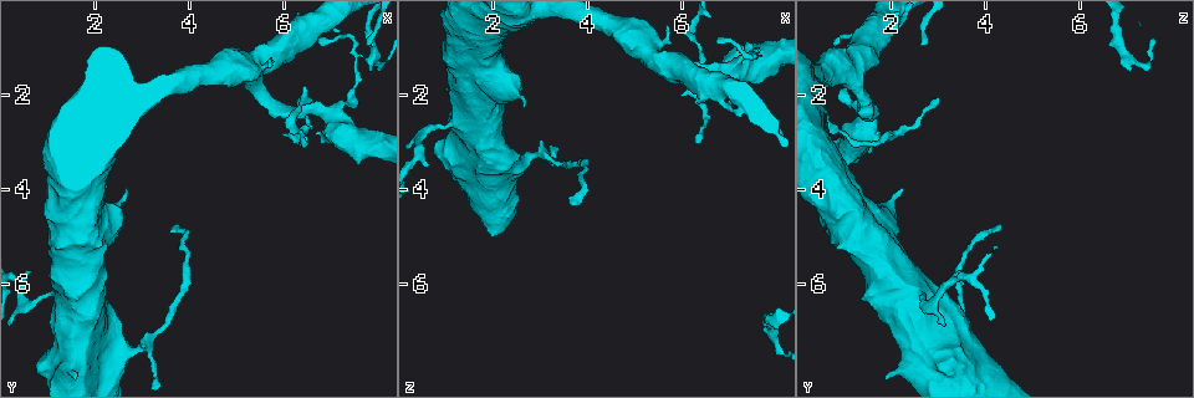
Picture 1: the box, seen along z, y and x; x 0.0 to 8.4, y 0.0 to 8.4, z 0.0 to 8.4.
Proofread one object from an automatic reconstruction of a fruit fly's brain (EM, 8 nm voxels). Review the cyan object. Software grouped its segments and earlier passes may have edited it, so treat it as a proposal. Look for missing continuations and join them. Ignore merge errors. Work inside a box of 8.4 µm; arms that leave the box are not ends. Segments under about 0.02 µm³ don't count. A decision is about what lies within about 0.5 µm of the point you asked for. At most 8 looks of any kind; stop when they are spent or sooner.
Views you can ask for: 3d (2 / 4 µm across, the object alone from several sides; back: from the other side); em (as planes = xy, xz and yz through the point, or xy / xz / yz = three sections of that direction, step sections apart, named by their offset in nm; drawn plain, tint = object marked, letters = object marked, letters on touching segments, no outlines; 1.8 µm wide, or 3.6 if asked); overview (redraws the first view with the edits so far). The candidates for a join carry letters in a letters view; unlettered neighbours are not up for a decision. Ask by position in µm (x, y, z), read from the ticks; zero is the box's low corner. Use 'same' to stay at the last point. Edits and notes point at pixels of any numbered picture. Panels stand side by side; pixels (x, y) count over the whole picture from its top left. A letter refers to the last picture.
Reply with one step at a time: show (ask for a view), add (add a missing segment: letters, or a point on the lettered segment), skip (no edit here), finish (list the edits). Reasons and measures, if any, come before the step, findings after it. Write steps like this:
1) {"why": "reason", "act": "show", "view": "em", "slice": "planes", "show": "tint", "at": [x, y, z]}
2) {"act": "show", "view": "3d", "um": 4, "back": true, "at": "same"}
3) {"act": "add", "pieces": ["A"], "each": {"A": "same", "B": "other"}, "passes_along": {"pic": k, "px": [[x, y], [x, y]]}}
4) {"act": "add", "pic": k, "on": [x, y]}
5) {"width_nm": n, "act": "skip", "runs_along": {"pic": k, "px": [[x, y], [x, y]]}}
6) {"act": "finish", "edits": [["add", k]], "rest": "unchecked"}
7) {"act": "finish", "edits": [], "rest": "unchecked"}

{"why": "stops while still wide", "act": "show", "view": "3d", "um": 4, "at": [2.60, 4.00, 2.25]}

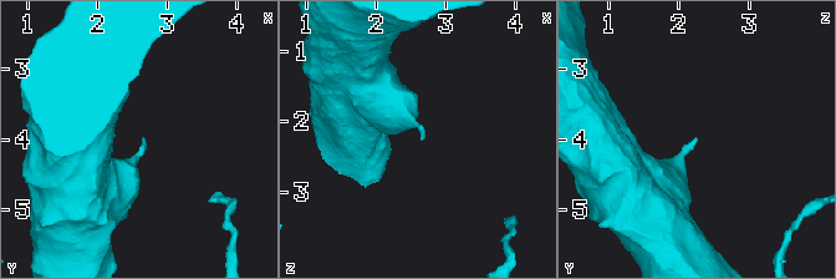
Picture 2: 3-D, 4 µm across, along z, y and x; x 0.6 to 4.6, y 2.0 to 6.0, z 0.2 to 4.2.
{"why": "now the EM", "act": "show", "view": "em", "slice": "xy", "step": 16, "show": "letters", "at": [2.70, 3.95, 2.25]}

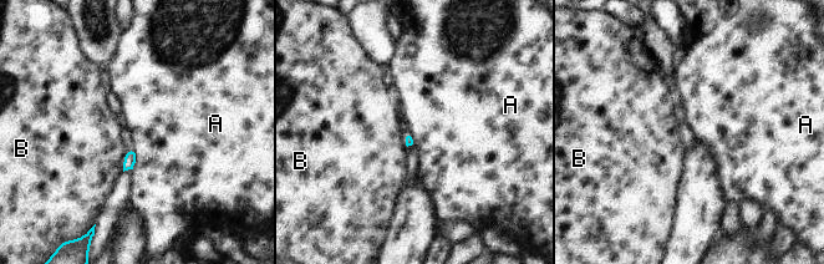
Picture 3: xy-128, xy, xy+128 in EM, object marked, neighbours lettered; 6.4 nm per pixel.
{"act": "skip", "each": {"A": "other", "B": "other"}, "border": {"pic": 3, "px": [[131, 147], [136, 153], [132, 169]]}, "found": "no lettered segment goes on from it"}

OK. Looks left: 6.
{"why": "an open end", "act": "show", "view": "3d", "um": 2, "at": [3.65, 4.75, 4.40]}

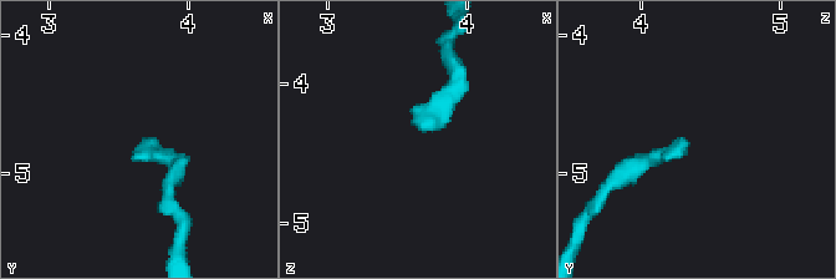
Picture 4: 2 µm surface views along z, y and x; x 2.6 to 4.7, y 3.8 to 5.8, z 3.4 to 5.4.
{"act": "show", "view": "em", "um": 3.6, "slice": "planes", "show": "letters", "at": [3.68, 4.78, 4.36]}

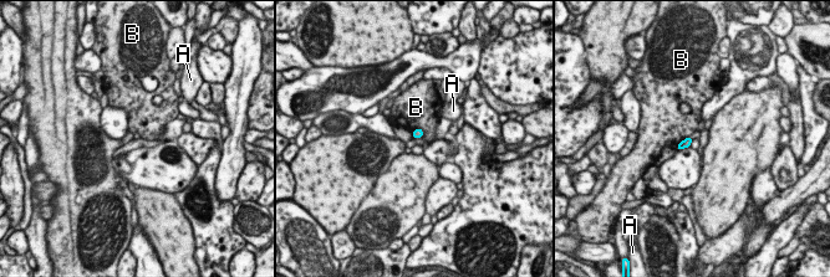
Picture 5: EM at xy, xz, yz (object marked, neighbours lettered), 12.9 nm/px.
{"act": "skip", "each": {"A": "other", "B": "other"}, "found": "none of them fits"}

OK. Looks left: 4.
{"why": "tapers out", "act": "show", "view": "em", "slice": "yz", "step": 4, "show": "tint", "at": [6.30, 2.15, 2.95]}

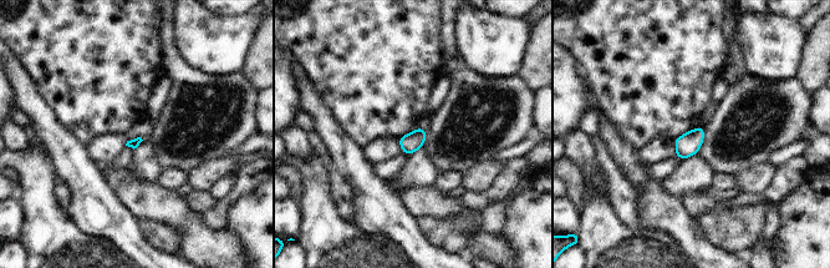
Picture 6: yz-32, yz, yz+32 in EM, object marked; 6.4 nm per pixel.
{"act": "show", "view": "em", "slice": "planes", "show": "tint", "at": "same"}

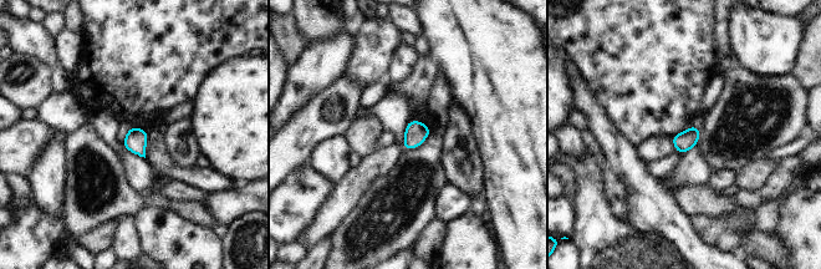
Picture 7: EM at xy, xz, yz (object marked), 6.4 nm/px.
{"why": "see the neighbours", "act": "show", "view": "em", "slice": "planes", "show": "letters", "at": "same"}

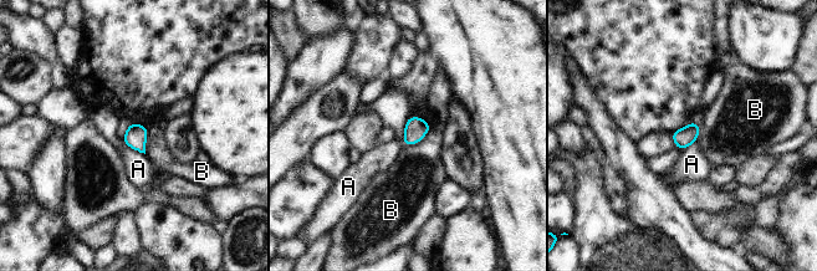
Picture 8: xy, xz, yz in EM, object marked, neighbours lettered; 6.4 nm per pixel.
{"width_nm": 130, "longest_contact_nm": ["B", 220], "act": "skip", "each": {"A": "other", "B": "other"}, "found": "none of them fits"}

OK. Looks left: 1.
{"act": "finish", "edits": [], "rest": "unchecked"}

